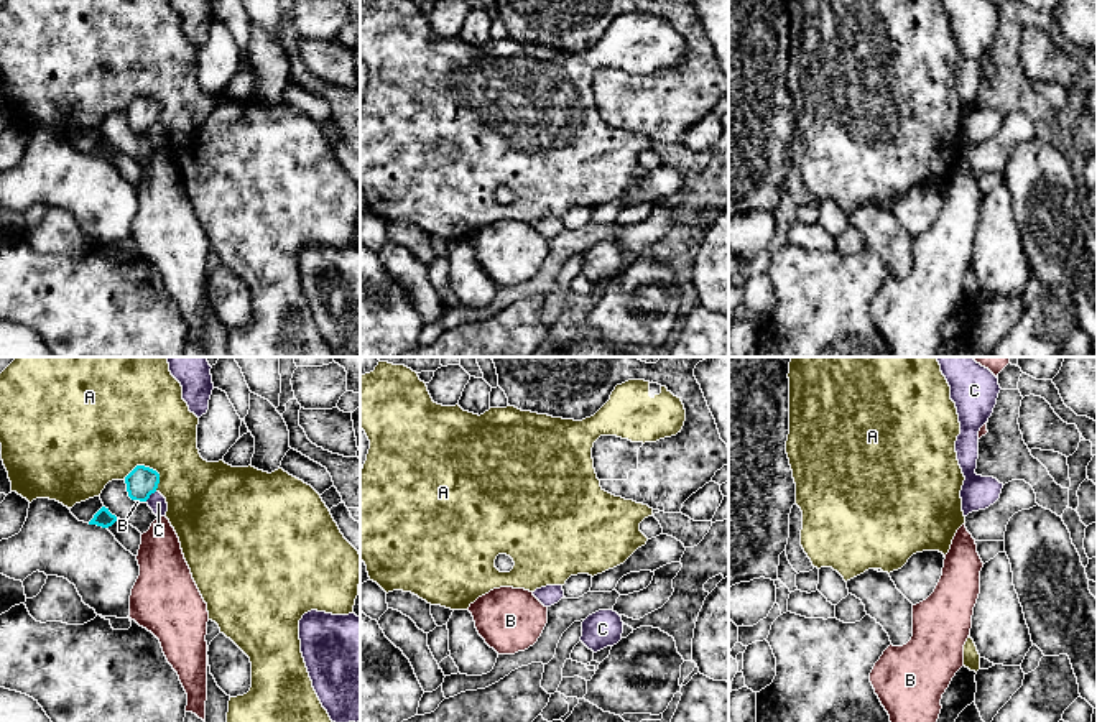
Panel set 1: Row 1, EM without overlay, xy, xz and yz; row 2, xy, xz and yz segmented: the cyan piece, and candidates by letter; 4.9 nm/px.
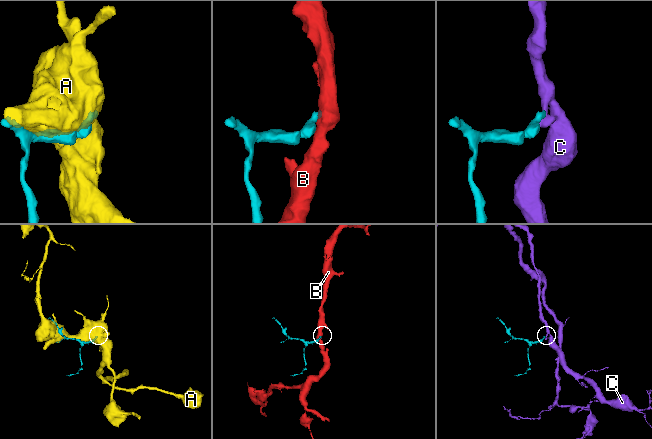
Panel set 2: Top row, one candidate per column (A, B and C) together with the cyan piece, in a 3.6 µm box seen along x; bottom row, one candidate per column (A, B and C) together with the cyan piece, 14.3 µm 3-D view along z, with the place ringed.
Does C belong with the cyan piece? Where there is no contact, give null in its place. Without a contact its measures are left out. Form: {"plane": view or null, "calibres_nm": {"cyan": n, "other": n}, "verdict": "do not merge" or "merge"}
{"plane": "xy", "calibres_nm": {"cyan": 150, "other": 90}, "verdict": "merge"}

